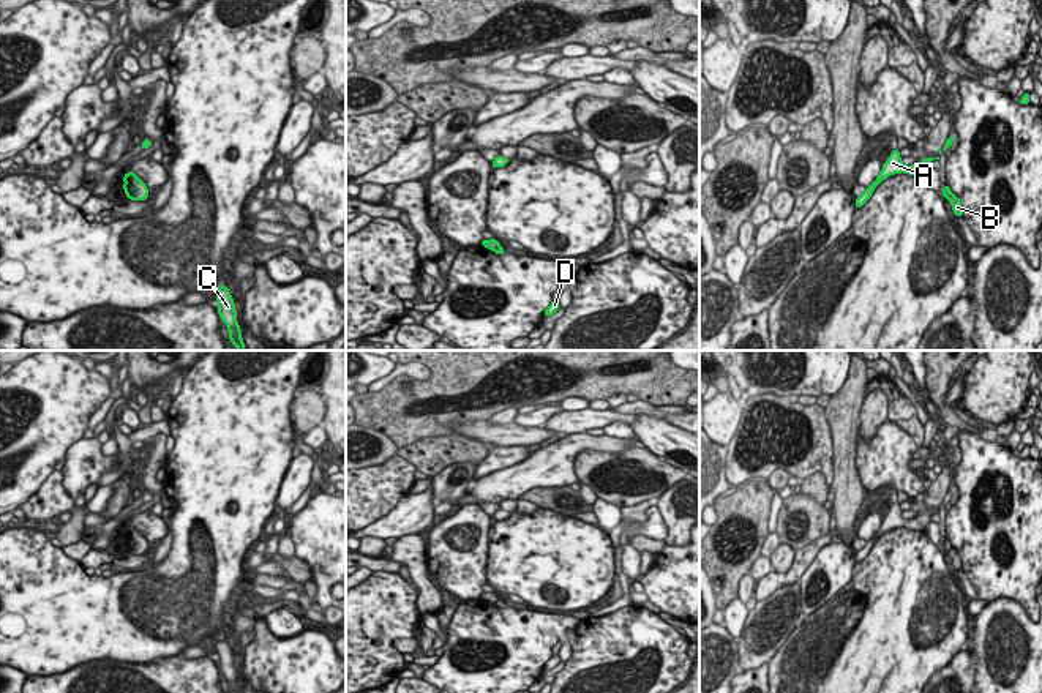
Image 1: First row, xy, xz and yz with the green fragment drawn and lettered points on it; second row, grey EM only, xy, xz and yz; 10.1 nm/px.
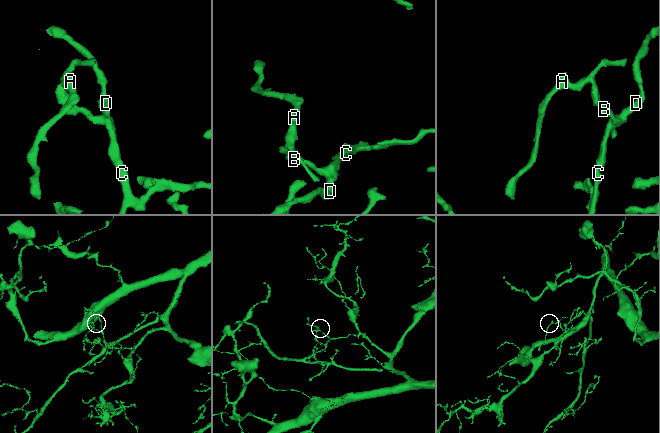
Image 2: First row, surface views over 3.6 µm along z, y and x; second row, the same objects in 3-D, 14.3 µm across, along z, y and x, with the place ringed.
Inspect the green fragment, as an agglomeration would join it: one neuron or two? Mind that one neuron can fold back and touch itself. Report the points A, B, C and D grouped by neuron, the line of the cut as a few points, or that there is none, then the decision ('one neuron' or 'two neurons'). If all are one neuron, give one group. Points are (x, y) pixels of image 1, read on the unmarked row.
groups A / B C D; cut xz (499, 599), (491, 603); two neurons

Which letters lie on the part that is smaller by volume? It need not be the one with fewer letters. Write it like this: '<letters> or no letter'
A

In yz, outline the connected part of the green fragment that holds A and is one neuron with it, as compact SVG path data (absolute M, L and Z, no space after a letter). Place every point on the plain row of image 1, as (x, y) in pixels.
M898 502L892 504L889 513L883 518L883 523L881 523L879 529L876 530L876 534L870 540L867 540L867 543L856 553L856 556L854 556L856 562L862 560L871 551L875 541L884 532L887 532L894 527L900 527L900 526L924 530L925 526L931 521L933 513L939 513L939 510L938 511L925 510L925 513L920 516L916 516L913 519L905 519L900 513L900 504Z

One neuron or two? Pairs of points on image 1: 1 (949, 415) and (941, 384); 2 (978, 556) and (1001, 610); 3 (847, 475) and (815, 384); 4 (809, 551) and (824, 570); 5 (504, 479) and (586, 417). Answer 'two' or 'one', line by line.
1: one
2: two
3: two
4: two
5: two

